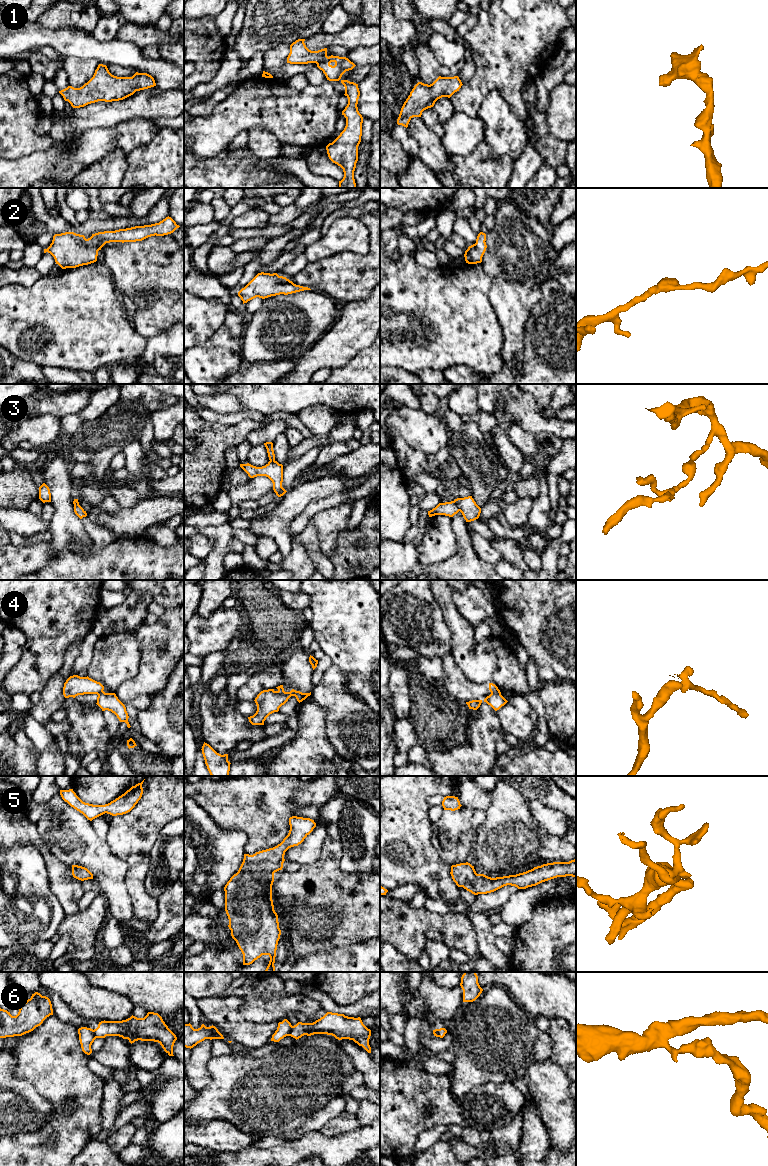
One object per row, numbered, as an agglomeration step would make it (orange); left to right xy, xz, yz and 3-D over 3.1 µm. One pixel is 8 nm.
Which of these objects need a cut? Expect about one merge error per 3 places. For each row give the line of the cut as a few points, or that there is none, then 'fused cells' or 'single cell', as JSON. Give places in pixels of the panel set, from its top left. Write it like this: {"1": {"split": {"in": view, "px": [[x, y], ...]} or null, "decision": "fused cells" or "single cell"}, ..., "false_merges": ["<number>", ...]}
{"1": {"split": null, "decision": "single cell"}, "2": {"split": null, "decision": "single cell"}, "3": {"split": {"in": "yz", "px": [[454, 500], [460, 510]]}, "decision": "fused cells"}, "4": {"split": {"in": "yz", "px": [[498, 689], [491, 693]]}, "decision": "fused cells"}, "5": {"split": null, "decision": "single cell"}, "6": {"split": {"in": "xz", "px": [[293, 1026], [288, 1035]]}, "decision": "fused cells"}, "false_merges": ["3", "4", "6"]}

